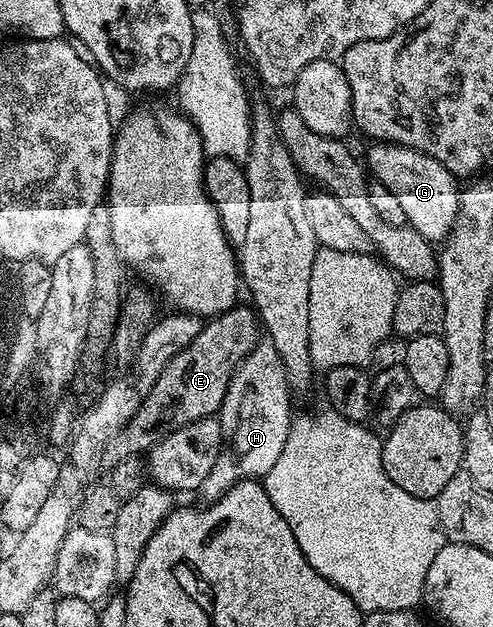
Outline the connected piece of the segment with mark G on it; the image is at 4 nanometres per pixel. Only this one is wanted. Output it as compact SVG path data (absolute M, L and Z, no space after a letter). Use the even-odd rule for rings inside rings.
M372 144L366 166L375 181L394 192L398 205L406 211L408 225L414 227L425 240L440 244L451 235L448 234L451 230L453 233L458 222L456 210L458 214L462 206L462 194L459 189L456 191L457 179L446 167L438 164L438 160L405 146Z

